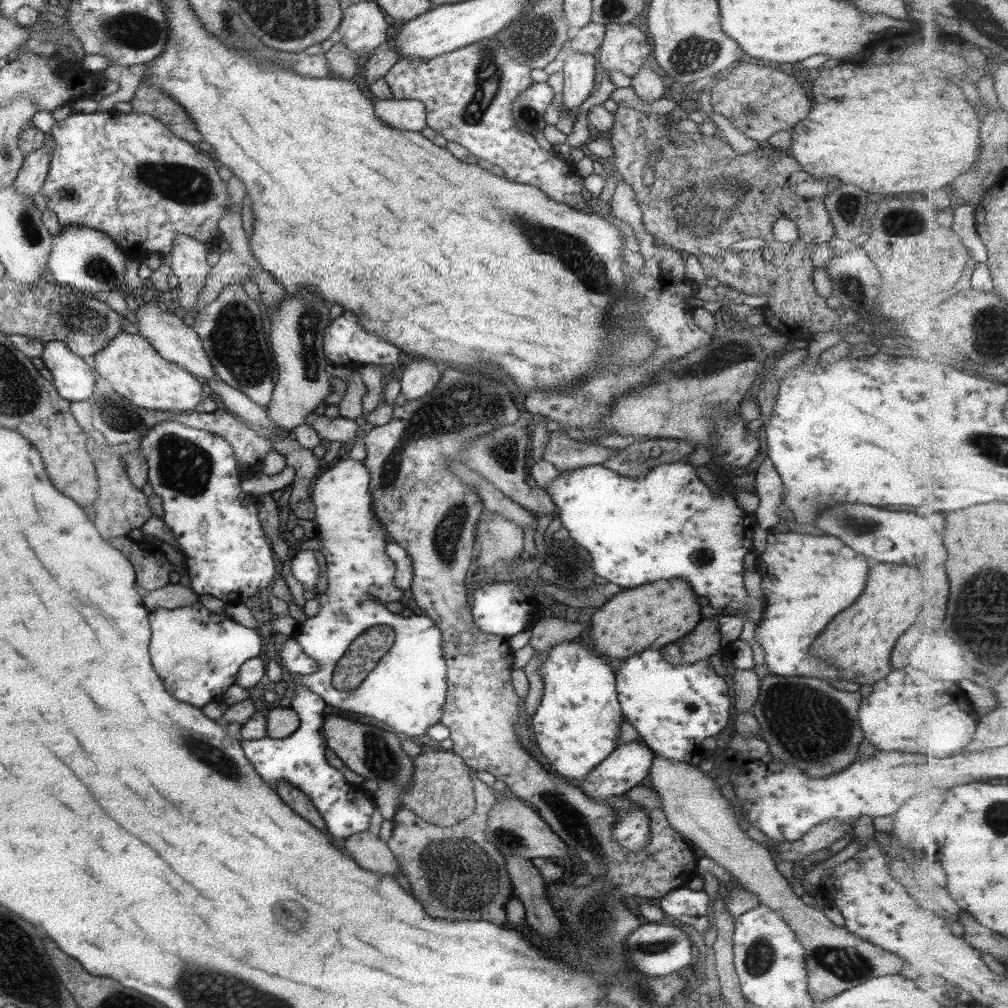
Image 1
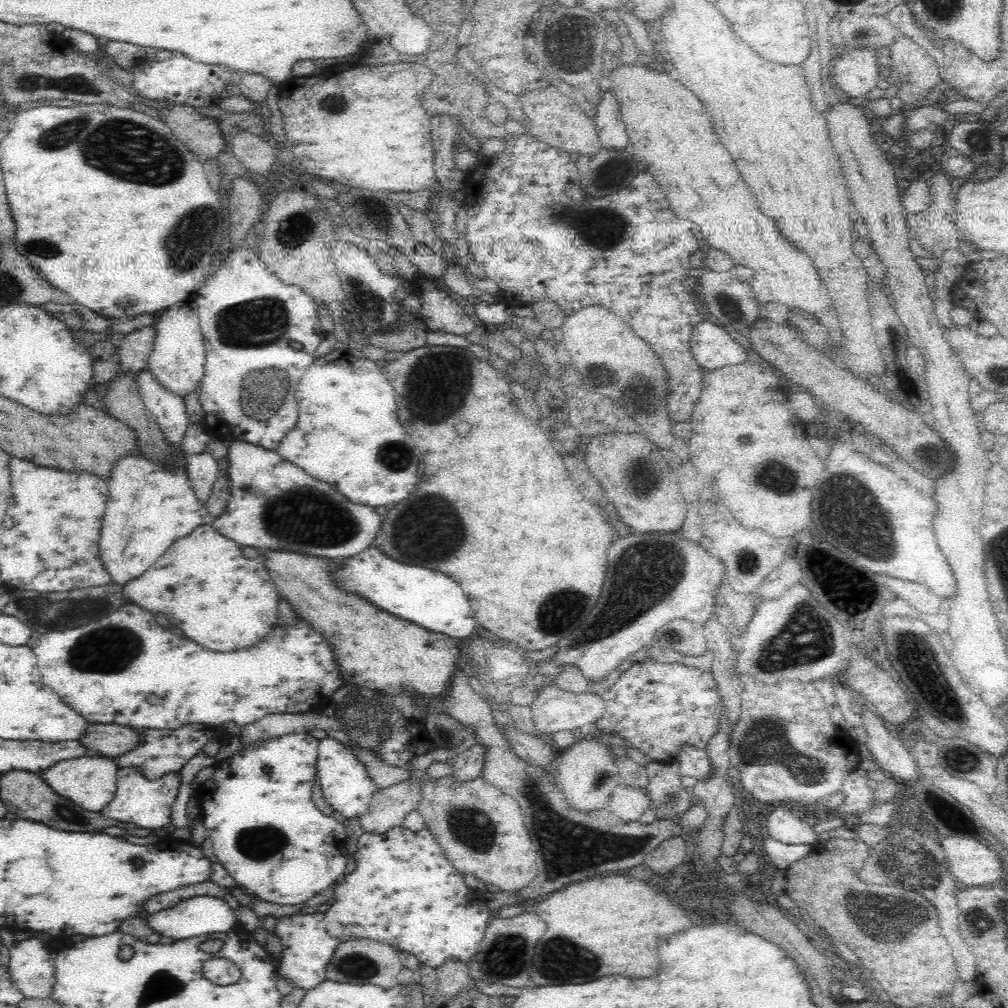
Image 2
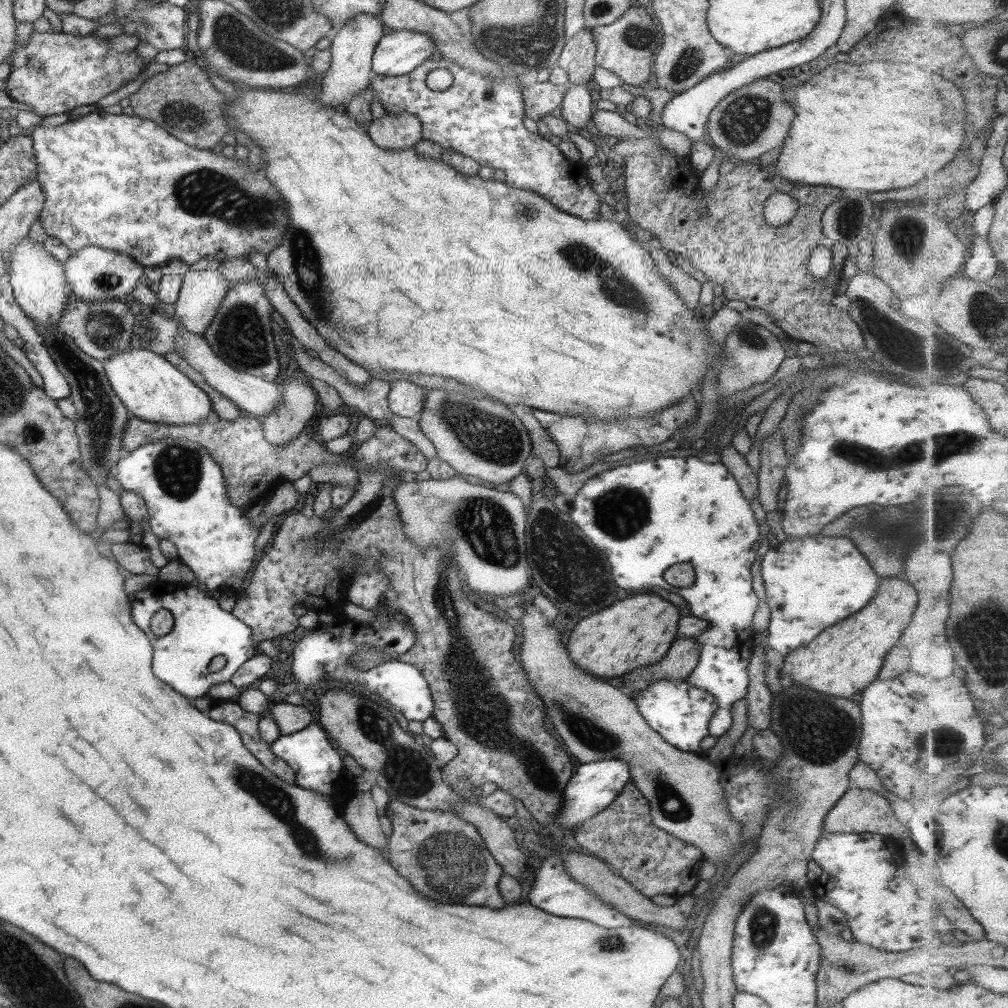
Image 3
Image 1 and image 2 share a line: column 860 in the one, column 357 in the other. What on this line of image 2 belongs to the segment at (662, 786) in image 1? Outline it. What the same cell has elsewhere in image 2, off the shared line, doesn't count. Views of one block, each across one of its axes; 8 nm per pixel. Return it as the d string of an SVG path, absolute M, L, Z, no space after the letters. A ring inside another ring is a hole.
M367 938L347 940L337 946L332 960L325 970L326 978L350 984L375 984L387 989L398 985L398 974L403 969L398 958L398 952L390 945Z

